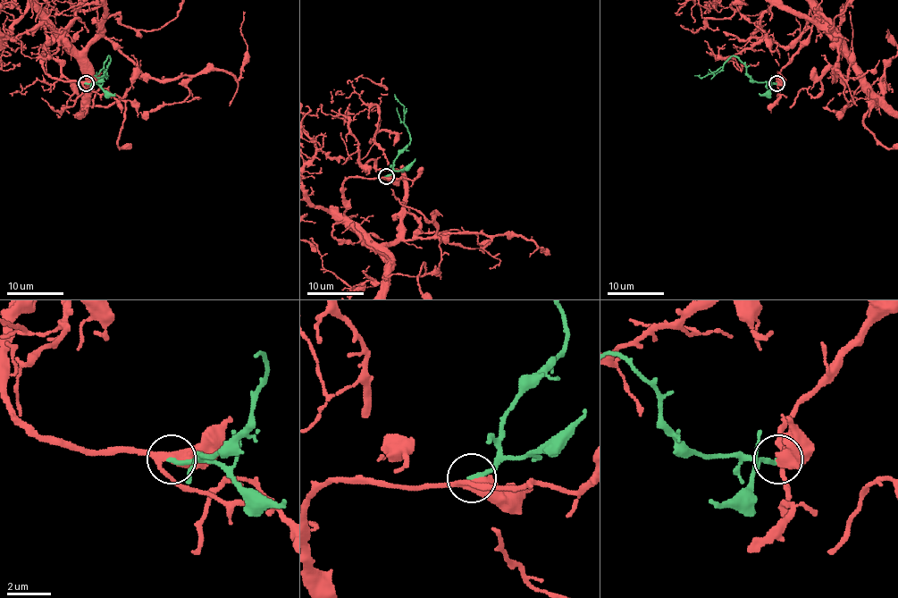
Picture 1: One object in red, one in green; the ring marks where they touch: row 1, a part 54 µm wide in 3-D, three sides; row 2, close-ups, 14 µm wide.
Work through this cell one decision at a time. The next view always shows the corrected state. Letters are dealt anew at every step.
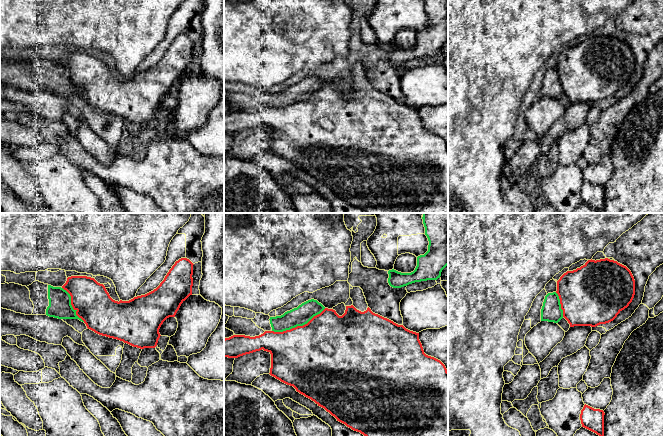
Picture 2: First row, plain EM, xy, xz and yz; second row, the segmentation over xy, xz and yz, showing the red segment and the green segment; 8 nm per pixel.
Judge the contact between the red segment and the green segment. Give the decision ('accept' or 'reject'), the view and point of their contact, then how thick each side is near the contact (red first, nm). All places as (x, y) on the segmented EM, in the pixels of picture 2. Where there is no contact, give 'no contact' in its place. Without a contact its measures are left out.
reject | xz (298, 326) | 500/150 nm

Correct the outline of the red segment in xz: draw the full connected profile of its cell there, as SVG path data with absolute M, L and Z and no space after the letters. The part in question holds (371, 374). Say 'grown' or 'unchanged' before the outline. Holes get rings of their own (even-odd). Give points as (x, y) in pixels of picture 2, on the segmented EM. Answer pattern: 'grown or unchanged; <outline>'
unchanged; M353 305L346 306L345 313L339 316L335 310L325 308L320 314L314 316L307 324L297 326L283 332L265 331L255 337L245 335L233 335L224 339L224 357L238 358L260 350L271 354L270 375L281 382L293 386L297 392L314 401L324 408L337 421L345 424L354 431L364 436L448 436L448 371L445 365L438 359L424 353L419 340L419 333L406 329L393 321L375 314L368 307L361 312Z

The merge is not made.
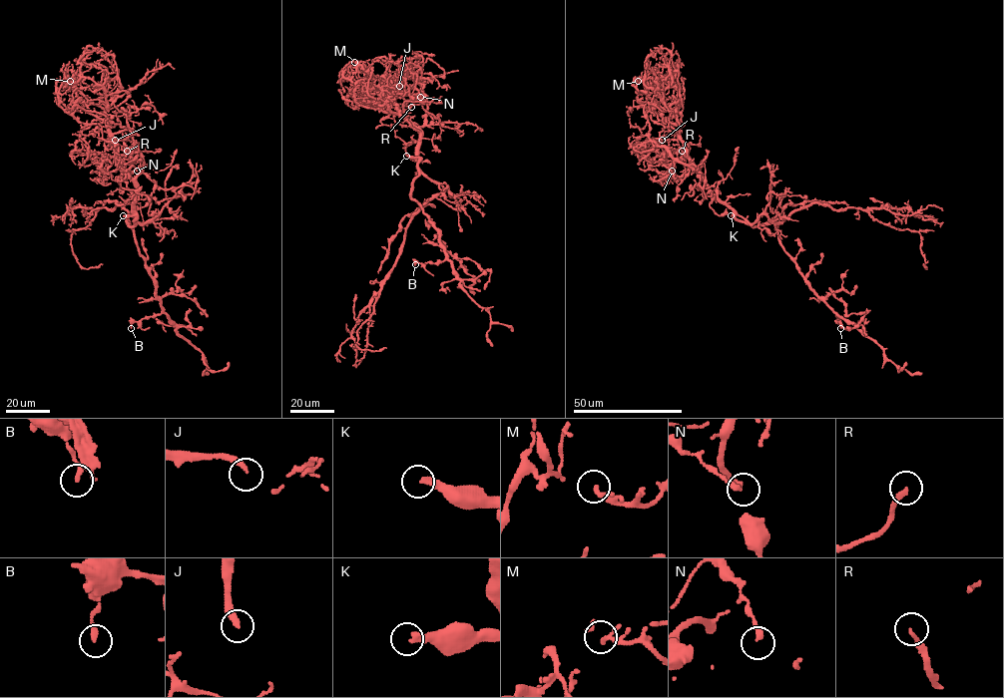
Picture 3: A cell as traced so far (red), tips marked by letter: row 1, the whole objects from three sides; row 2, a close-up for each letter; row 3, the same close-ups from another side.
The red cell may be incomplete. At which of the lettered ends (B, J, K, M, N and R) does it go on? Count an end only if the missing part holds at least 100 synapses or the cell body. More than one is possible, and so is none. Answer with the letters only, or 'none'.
K

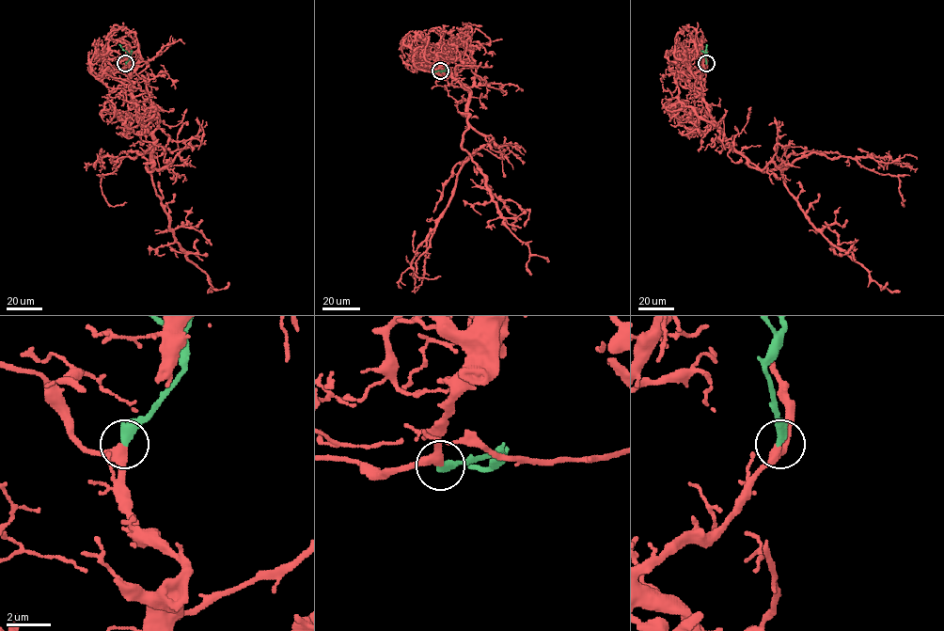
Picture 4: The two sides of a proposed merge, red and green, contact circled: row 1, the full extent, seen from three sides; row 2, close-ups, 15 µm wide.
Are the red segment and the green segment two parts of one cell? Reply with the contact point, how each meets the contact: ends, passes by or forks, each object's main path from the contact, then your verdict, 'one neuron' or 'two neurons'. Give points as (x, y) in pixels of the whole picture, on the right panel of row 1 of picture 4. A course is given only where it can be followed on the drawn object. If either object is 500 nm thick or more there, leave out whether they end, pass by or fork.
place (706, 63); red passes by; green ends; course red (706, 63), (695, 74), (709, 116), (751, 164), (786, 168), (812, 152), (850, 157), (896, 176), (902, 202); course green (706, 63), (706, 44); one neuron

